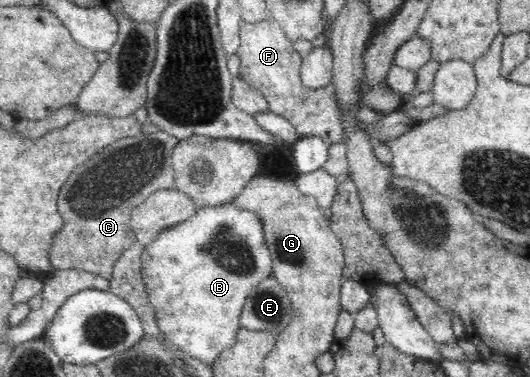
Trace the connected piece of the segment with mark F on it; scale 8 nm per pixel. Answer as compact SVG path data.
M267 17L257 23L240 23L241 41L236 54L240 57L239 76L251 87L258 89L268 102L269 111L283 117L295 127L296 133L309 137L321 137L326 145L345 142L342 111L329 88L311 89L303 85L300 75L302 57L295 51L293 42L287 39L283 28Z

